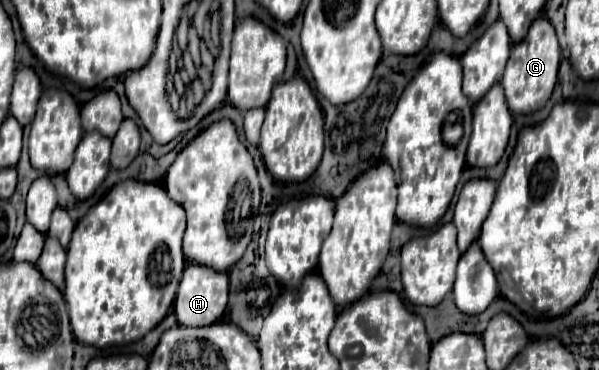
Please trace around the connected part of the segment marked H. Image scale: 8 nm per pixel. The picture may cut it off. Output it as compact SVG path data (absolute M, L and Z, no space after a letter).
M190 263L184 269L184 279L180 281L176 303L174 303L174 315L180 325L208 327L222 319L226 303L228 303L228 275L226 273L218 273L210 267L202 267L194 263Z

